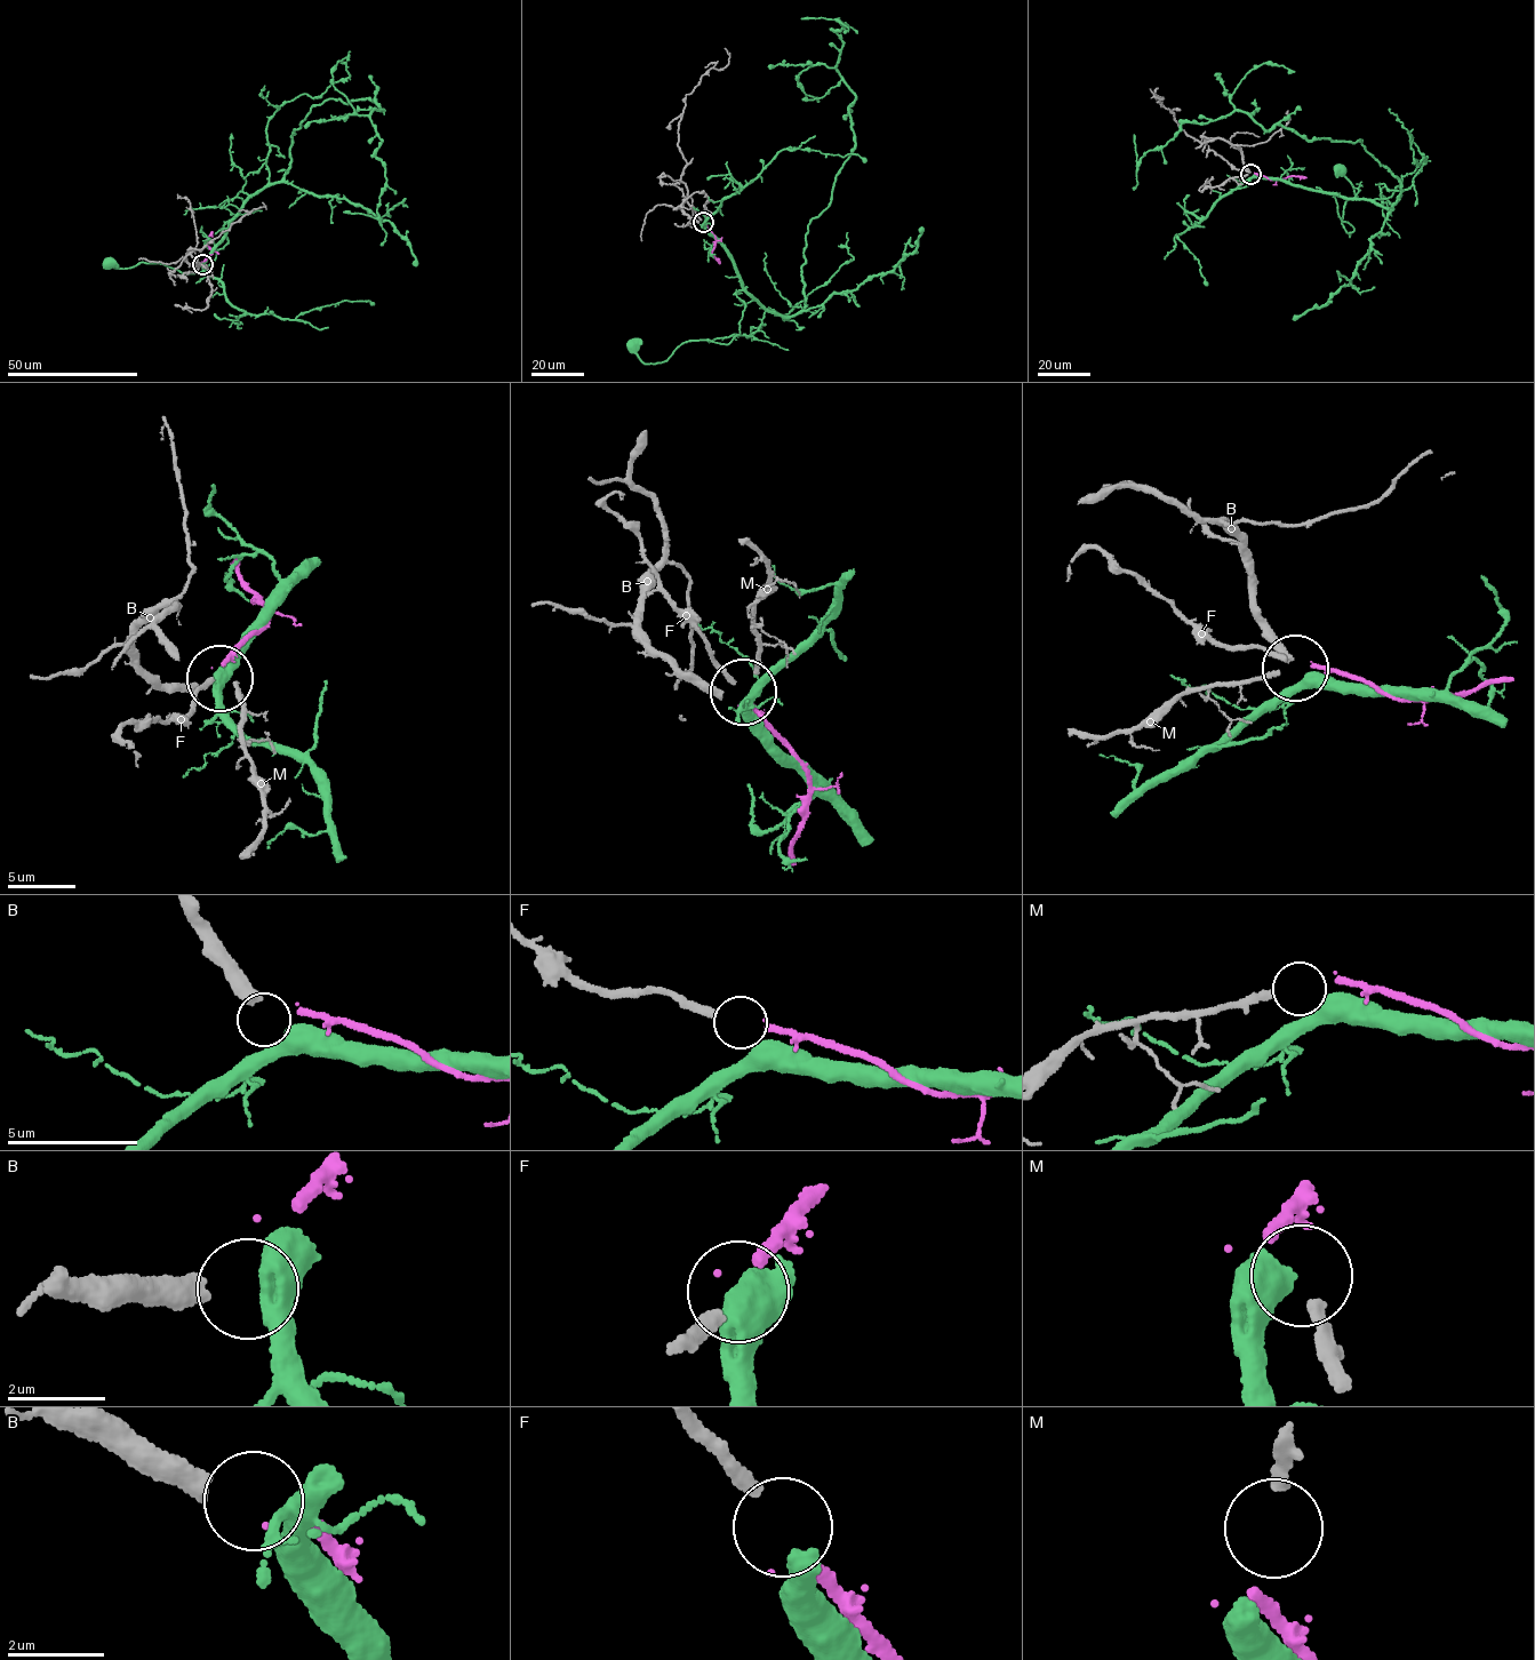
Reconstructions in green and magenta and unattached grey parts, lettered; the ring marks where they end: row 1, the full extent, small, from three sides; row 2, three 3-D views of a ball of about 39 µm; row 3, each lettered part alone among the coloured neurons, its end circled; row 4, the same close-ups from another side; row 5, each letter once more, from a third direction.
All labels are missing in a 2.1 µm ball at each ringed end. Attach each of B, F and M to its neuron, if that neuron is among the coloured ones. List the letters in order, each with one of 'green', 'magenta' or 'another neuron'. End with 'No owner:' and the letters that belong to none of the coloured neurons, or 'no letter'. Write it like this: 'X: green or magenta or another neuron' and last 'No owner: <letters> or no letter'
B: green
F: magenta
M: another neuron
No owner: M

